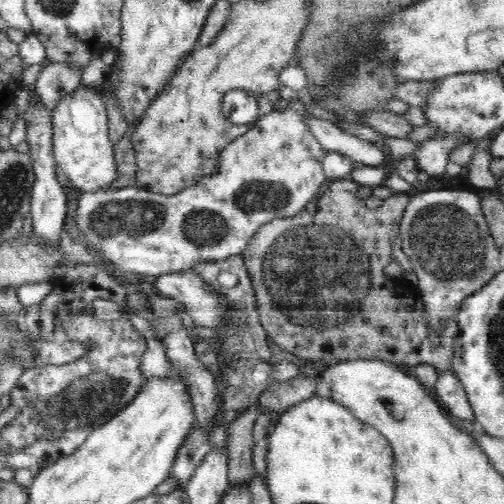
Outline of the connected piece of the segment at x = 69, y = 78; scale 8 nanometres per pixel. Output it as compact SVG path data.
M68 63L44 64L36 80L36 97L48 110L56 108L59 96L69 95L81 86L84 68L72 68Z

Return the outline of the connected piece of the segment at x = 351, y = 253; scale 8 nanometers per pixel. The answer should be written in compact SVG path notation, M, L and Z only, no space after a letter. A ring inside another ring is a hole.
M336 179L330 182L328 190L324 192L320 198L316 196L307 204L307 209L303 213L298 213L289 217L274 218L273 221L263 224L252 236L248 243L247 249L240 254L243 257L250 280L255 292L255 303L260 322L270 337L270 341L276 346L280 347L284 351L288 351L300 358L305 358L309 361L321 360L325 363L325 366L338 364L342 361L351 361L362 359L378 359L392 363L397 367L404 368L406 370L412 368L414 365L420 363L428 363L428 365L434 367L437 371L445 371L451 369L451 358L454 354L455 343L454 338L458 332L458 325L456 321L448 321L443 329L436 333L430 329L428 321L424 320L425 310L402 310L402 312L394 312L394 310L366 310L364 304L360 308L360 300L368 298L372 288L376 288L376 284L394 284L395 279L390 279L385 273L384 268L394 260L392 255L392 246L396 240L396 236L399 234L399 226L402 220L405 208L411 199L411 192L405 187L397 185L395 187L395 195L387 198L382 206L370 209L366 207L365 200L356 196L359 184L352 179Z

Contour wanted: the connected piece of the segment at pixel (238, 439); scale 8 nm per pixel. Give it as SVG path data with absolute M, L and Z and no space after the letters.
M256 402L229 424L228 479L232 485L247 485L253 479L254 425L261 413Z

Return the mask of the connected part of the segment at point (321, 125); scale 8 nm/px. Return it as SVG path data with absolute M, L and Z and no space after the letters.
M306 116L308 131L312 131L326 152L336 152L348 156L358 165L382 167L385 152L377 143L370 143L348 133L325 119Z

